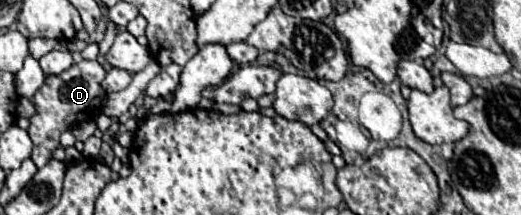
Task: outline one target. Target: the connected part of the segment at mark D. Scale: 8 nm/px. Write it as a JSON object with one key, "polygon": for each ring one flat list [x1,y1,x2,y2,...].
{"polygon":[[81,60,73,64,69,70,65,70,63,74,45,78,43,86,31,98,35,106,35,114,29,118,29,128,27,128,33,140,31,160,37,164,37,168,45,166,51,160,51,152,59,146,61,132,69,130,77,122,91,120,101,112,101,102,105,98,105,92,101,88,103,78,105,78,105,70,95,60]]}

